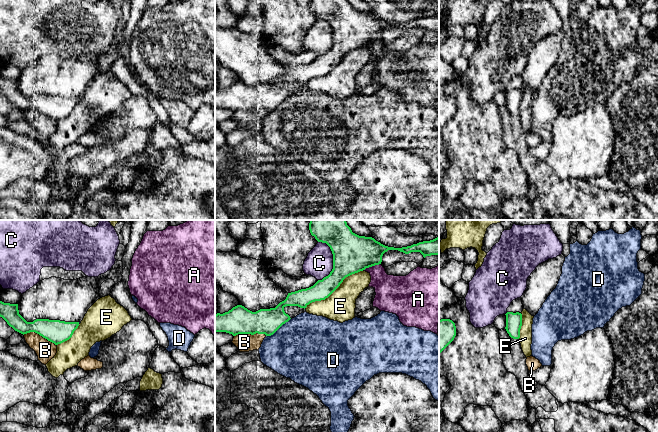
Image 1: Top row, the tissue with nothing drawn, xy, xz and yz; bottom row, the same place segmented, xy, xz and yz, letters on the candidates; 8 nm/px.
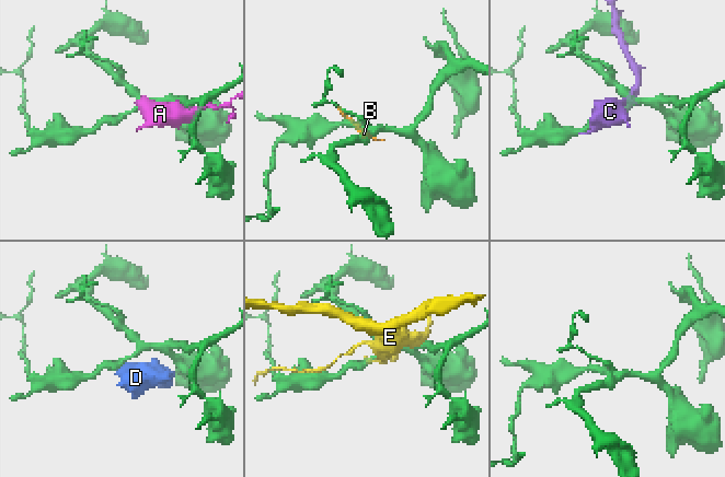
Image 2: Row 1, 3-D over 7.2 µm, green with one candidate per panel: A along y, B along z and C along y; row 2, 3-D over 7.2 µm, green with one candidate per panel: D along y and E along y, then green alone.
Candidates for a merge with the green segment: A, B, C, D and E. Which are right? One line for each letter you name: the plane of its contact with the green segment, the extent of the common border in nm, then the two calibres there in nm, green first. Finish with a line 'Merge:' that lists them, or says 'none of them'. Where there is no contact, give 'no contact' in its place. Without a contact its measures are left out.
Merge: none of them

